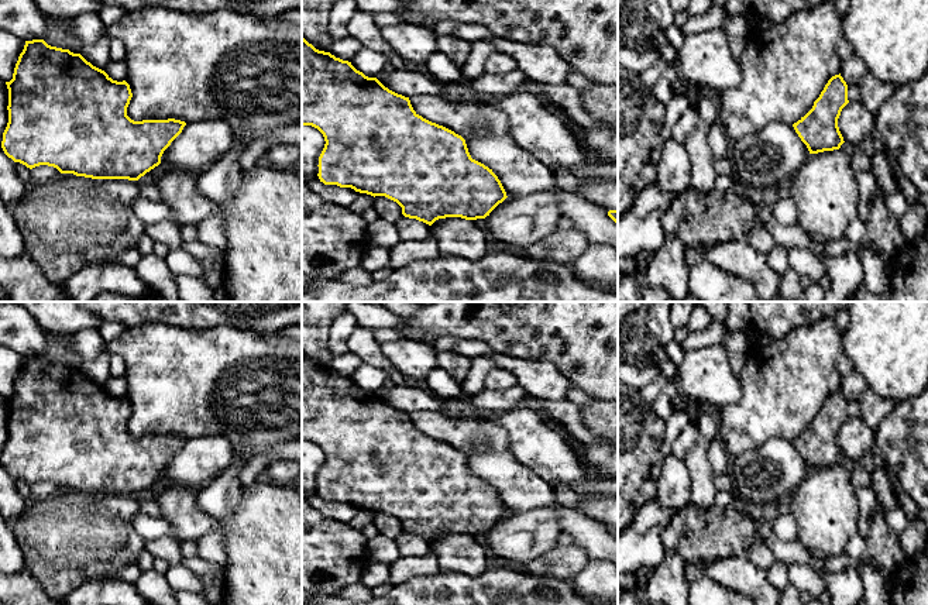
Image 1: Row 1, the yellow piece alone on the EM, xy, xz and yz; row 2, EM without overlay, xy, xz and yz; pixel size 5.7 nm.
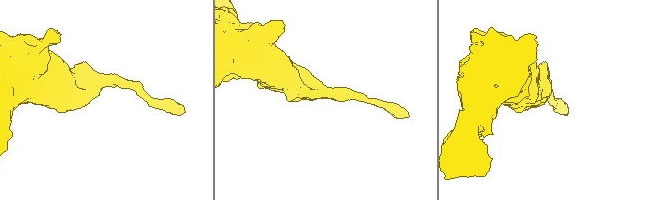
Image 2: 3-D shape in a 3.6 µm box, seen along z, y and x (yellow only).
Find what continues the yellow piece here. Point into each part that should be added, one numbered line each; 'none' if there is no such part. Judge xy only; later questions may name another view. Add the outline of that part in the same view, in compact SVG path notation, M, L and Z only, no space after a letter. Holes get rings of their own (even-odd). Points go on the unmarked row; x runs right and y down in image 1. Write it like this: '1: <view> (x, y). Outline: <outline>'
none

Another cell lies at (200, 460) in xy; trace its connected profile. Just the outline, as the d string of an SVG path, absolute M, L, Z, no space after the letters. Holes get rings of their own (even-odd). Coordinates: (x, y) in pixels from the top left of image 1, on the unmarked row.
M223 436L186 439L161 472L168 484L200 489L234 463L233 447Z

